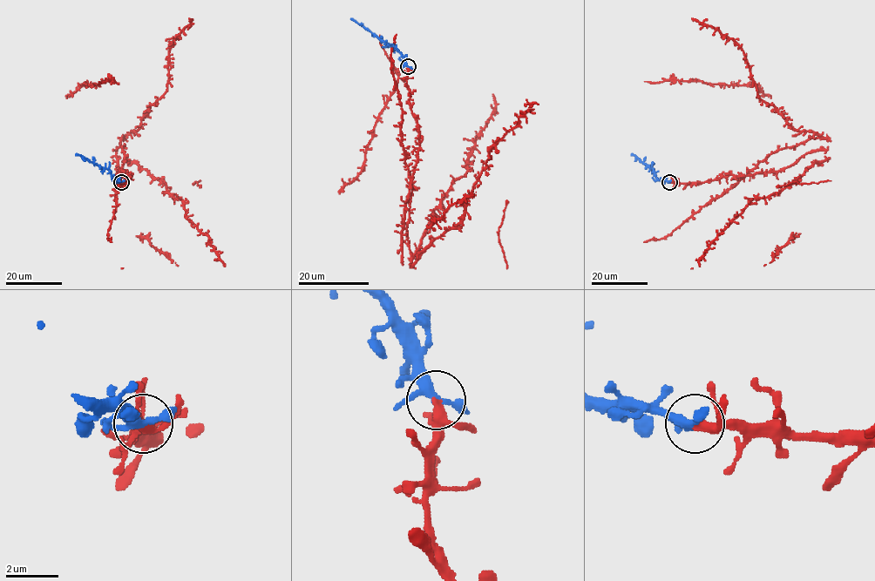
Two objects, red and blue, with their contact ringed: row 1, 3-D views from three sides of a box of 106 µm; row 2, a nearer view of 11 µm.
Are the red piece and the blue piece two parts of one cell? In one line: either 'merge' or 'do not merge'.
merge

